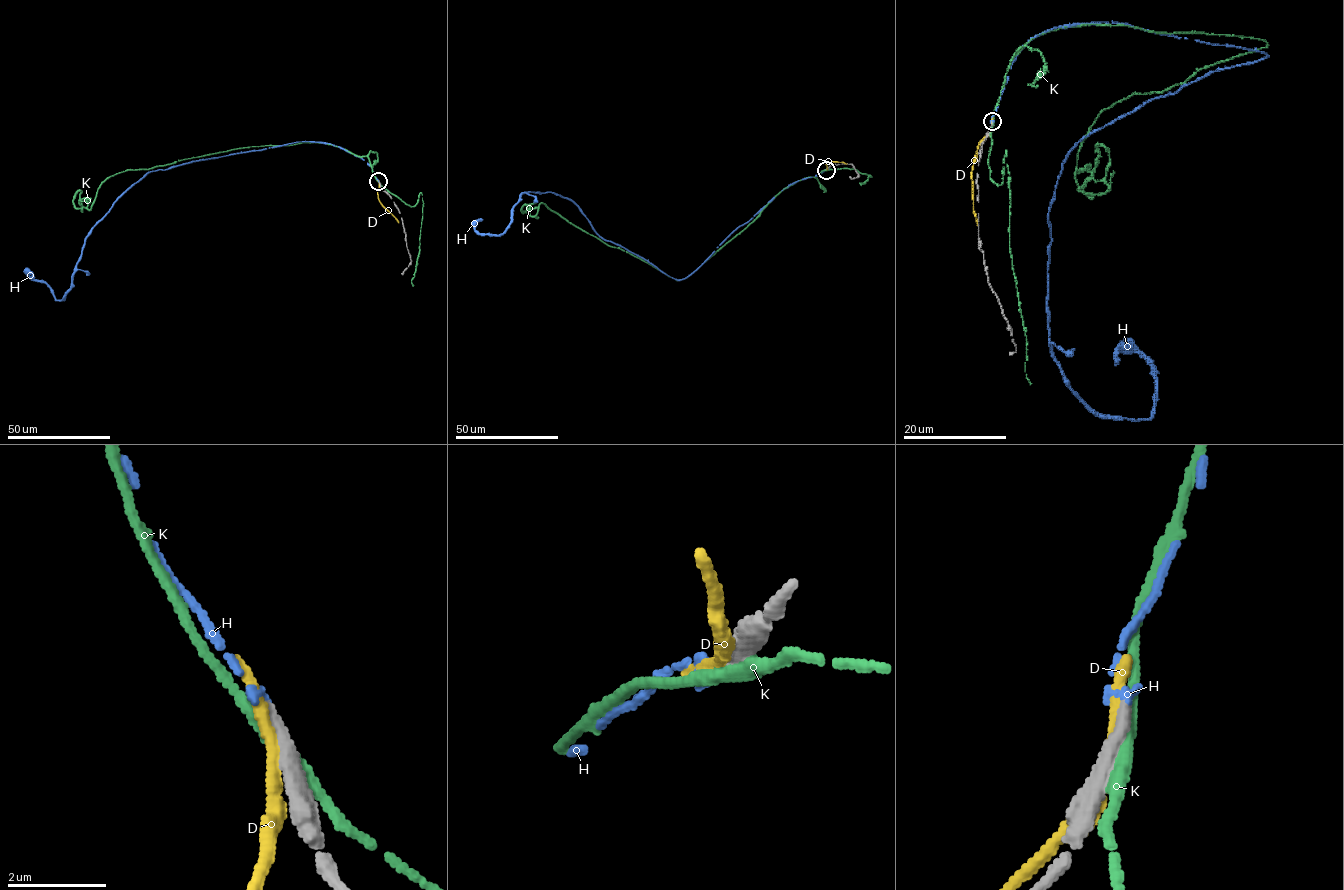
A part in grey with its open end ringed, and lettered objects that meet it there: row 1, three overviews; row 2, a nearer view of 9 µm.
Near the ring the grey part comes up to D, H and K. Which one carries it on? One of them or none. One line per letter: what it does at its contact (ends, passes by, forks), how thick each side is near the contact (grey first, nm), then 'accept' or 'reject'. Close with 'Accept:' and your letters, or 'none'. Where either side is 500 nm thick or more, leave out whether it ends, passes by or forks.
D: it passes by | 440/260 nm | reject
H: it ends | 280/160 nm | reject
K: it passes by | 320/320 nm | reject
Accept: none

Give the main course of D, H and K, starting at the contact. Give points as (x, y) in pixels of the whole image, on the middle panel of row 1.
D: (827, 169), (827, 161), (846, 164)
H: (827, 170), (781, 190), (677, 280), (605, 240), (552, 192), (521, 195), (502, 234), (480, 234), (480, 218)
K: (828, 169), (781, 191), (682, 279), (609, 246), (544, 203), (533, 216), (521, 208), (528, 205), (530, 210)

